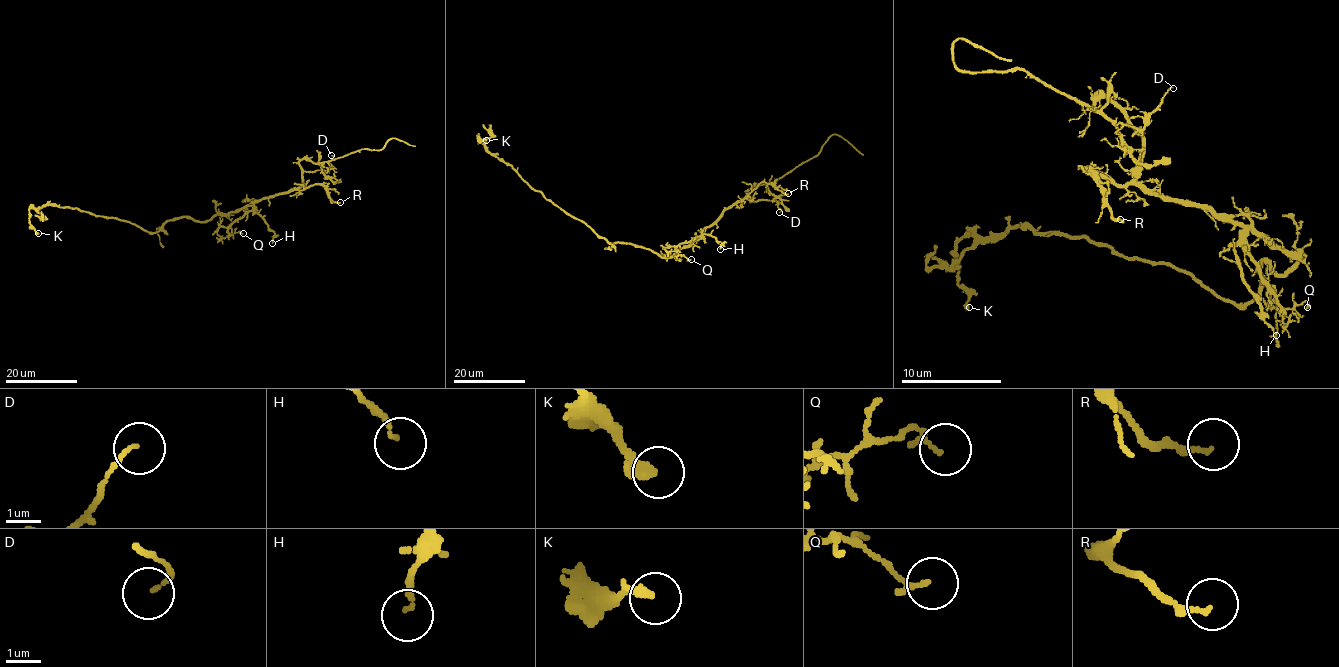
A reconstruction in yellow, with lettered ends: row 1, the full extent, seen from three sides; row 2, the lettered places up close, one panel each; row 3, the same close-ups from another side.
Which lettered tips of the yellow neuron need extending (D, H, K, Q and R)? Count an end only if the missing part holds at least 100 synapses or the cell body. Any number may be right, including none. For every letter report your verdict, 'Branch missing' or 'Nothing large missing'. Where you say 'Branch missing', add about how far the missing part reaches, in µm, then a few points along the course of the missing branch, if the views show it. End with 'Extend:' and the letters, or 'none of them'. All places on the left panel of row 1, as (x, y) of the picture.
D: Nothing large missing
H: Nothing large missing
K: Nothing large missing
Q: Nothing large missing
R: Nothing large missing
Extend: none of them

